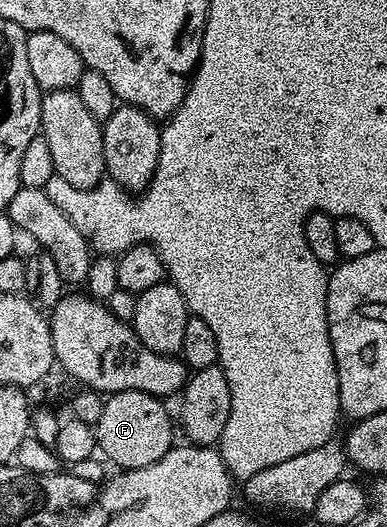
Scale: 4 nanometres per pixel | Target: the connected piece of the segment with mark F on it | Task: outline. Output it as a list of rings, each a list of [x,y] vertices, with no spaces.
[[[114,391],[112,394],[105,399],[105,404],[103,405],[103,417],[99,417],[99,421],[96,425],[96,433],[97,433],[97,446],[99,448],[100,454],[105,454],[107,458],[110,459],[111,462],[117,466],[117,469],[132,469],[134,467],[146,467],[147,465],[151,465],[155,461],[159,461],[166,455],[169,451],[169,448],[174,446],[175,439],[173,439],[173,427],[175,431],[175,423],[169,420],[169,411],[164,407],[162,400],[155,395],[148,395],[147,393],[143,393],[142,391]]]

